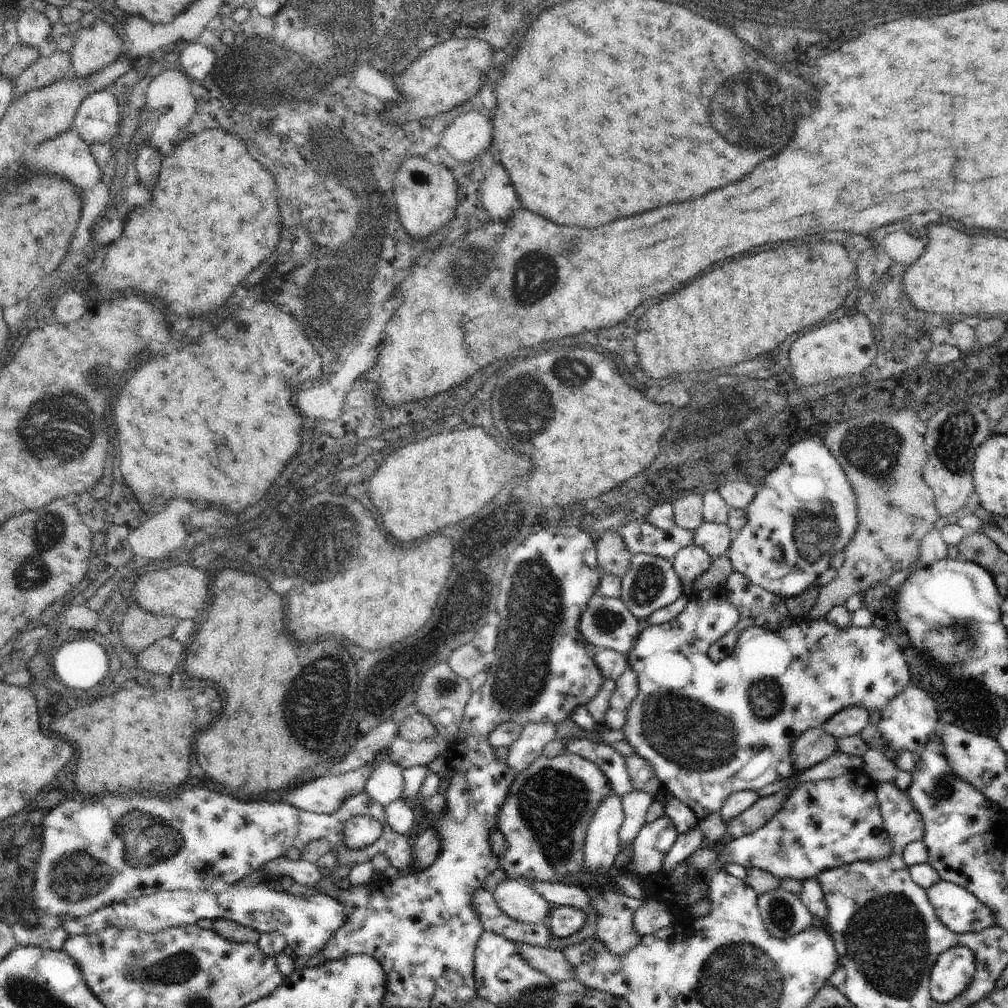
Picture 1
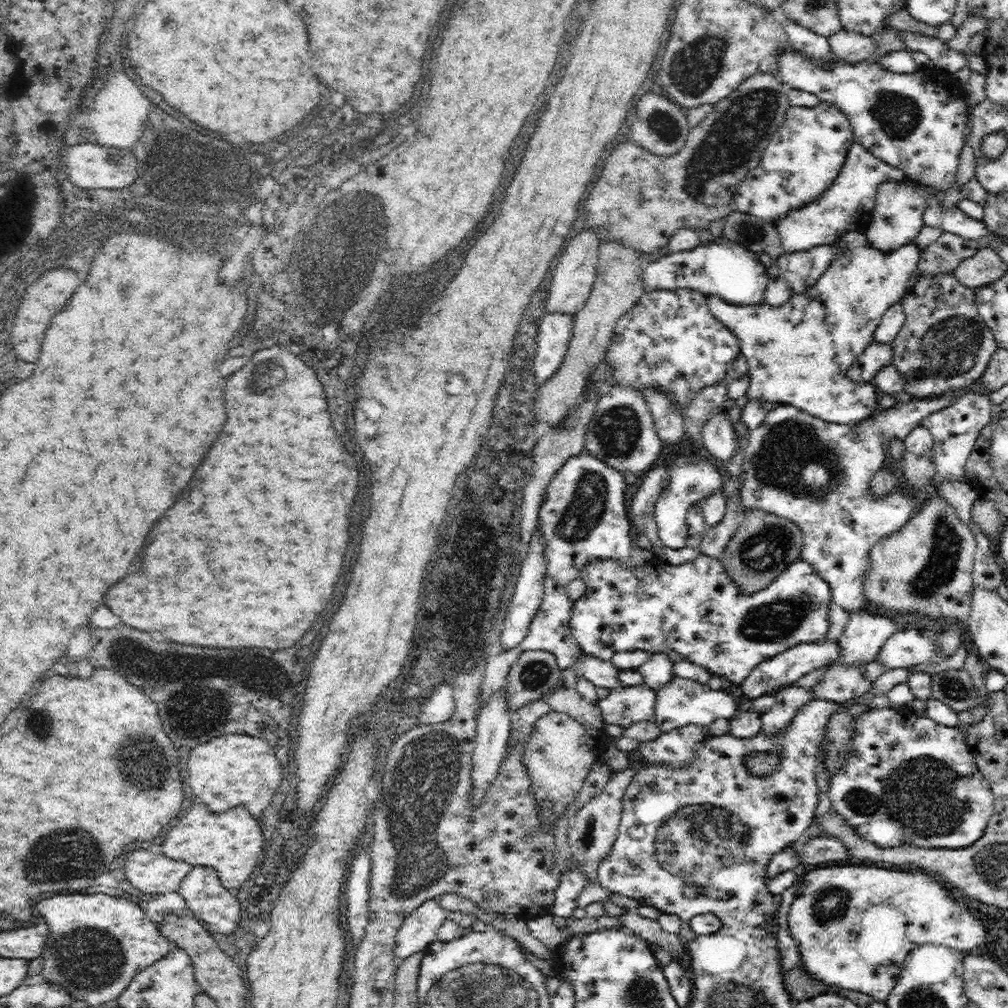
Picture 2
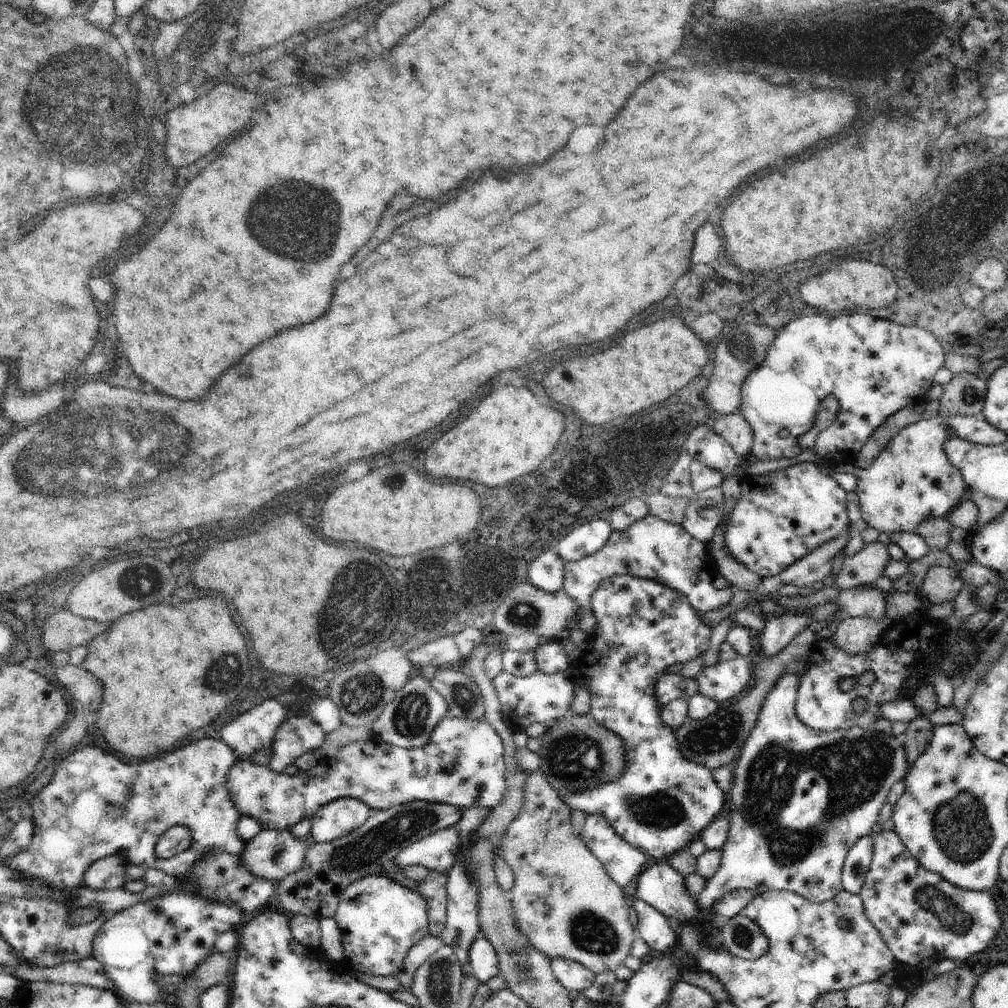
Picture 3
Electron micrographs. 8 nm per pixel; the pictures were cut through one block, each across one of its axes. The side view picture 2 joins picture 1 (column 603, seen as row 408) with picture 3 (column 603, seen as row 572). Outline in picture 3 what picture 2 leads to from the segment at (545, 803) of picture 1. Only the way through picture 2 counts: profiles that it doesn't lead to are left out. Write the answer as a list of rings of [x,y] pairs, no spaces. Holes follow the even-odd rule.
[[[601,814],[585,816],[579,838],[587,846],[587,850],[601,862],[611,882],[615,882],[621,890],[641,874],[647,862],[651,862],[641,850],[623,842]]]

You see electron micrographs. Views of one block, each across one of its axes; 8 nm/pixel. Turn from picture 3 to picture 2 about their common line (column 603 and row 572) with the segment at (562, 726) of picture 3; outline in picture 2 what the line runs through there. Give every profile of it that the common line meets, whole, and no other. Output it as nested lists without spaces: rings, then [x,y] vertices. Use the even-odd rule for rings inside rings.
[[[746,512],[742,514],[742,524],[720,556],[720,564],[728,572],[730,580],[744,594],[754,594],[766,586],[770,586],[778,576],[782,576],[790,564],[802,554],[804,548],[804,532],[790,518],[780,518],[776,514],[766,512]]]

